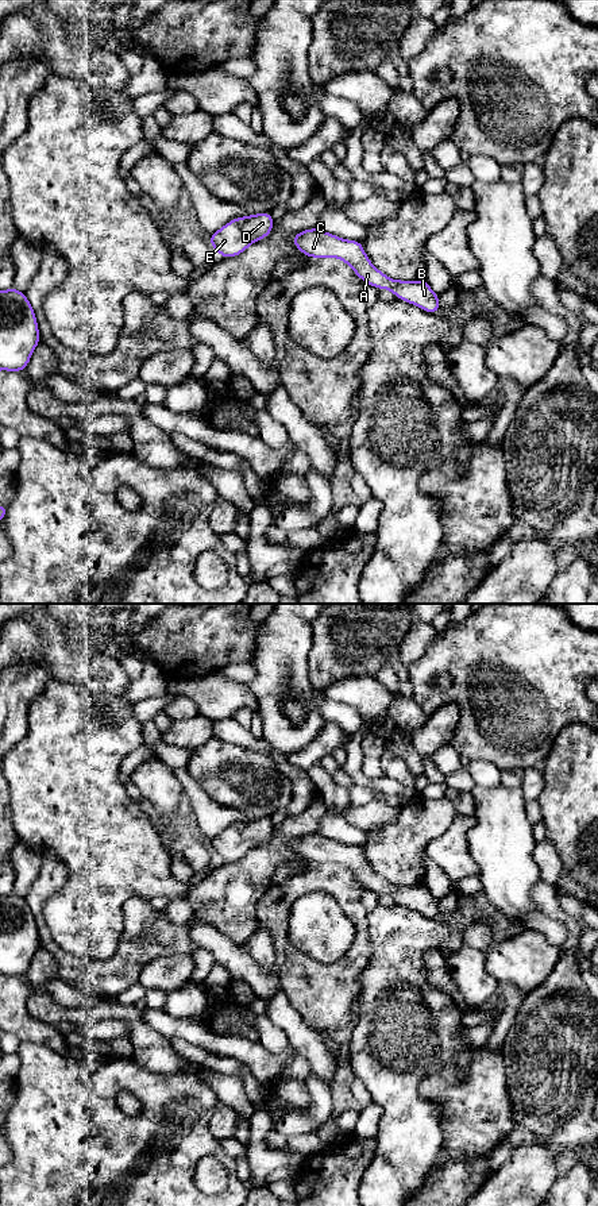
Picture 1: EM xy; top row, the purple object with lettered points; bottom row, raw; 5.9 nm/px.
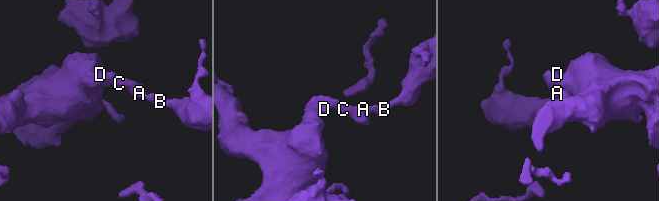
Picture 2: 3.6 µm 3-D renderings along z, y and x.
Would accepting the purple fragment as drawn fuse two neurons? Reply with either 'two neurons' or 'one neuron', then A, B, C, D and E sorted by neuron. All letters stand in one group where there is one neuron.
one neuron; A B C D E

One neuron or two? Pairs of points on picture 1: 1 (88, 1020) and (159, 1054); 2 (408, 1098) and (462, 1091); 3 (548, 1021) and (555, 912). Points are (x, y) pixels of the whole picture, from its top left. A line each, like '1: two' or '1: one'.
1: one
2: two
3: one

